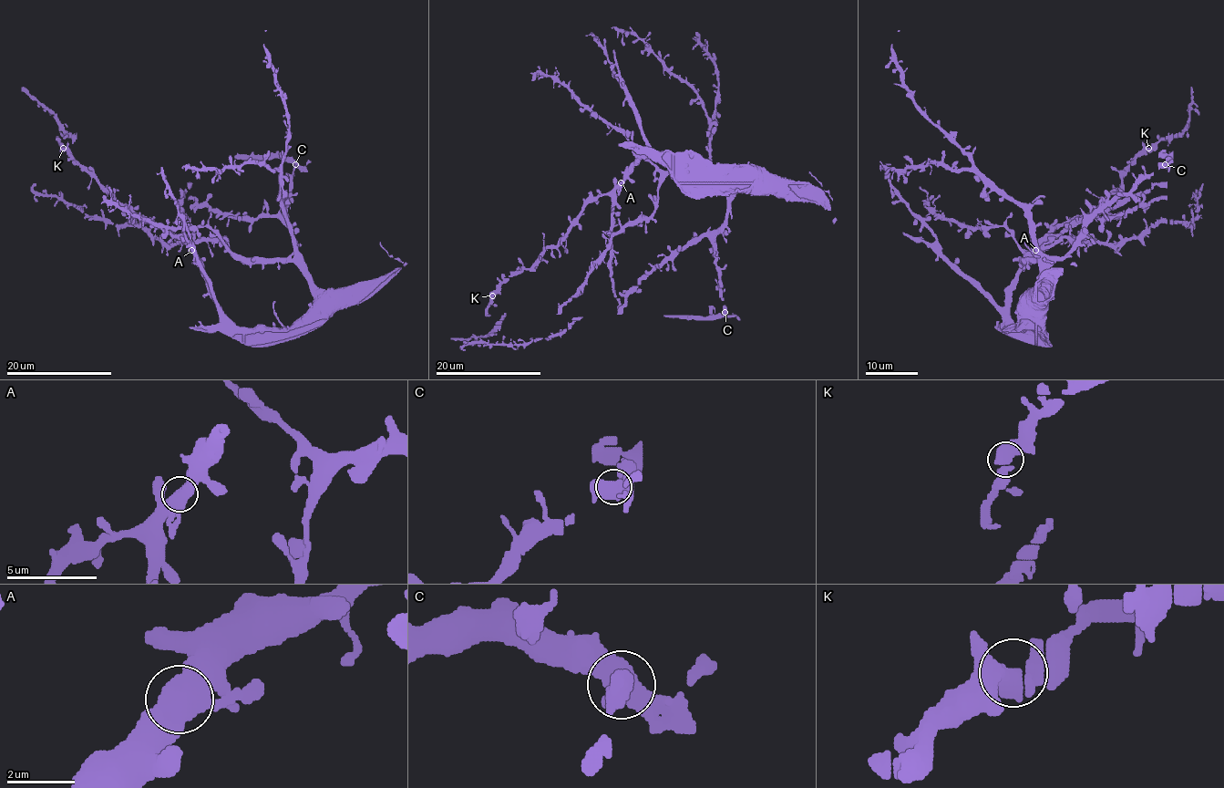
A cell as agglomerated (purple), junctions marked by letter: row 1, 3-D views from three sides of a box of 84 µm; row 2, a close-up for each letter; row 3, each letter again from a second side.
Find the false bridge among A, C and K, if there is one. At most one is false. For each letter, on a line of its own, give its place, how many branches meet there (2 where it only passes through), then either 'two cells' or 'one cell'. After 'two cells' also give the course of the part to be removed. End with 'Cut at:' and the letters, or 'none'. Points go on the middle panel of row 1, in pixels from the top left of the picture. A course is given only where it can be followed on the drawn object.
A: place (621, 182); branches 3; one cell
C: place (725, 312); branches 3; two cells; course (725, 311), (722, 316), (707, 318), (664, 316)
K: place (492, 295); branches 3; one cell
Cut at: C

